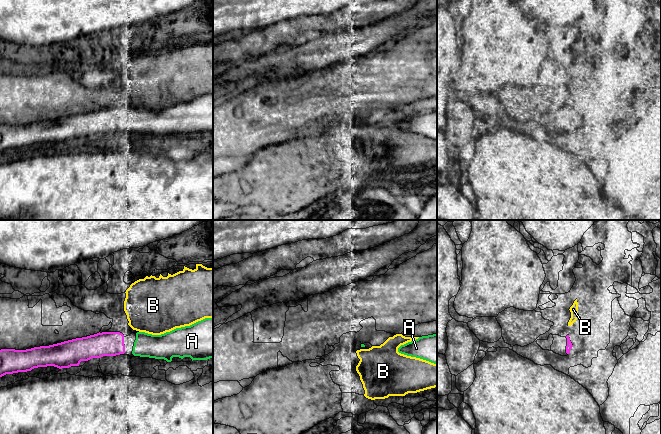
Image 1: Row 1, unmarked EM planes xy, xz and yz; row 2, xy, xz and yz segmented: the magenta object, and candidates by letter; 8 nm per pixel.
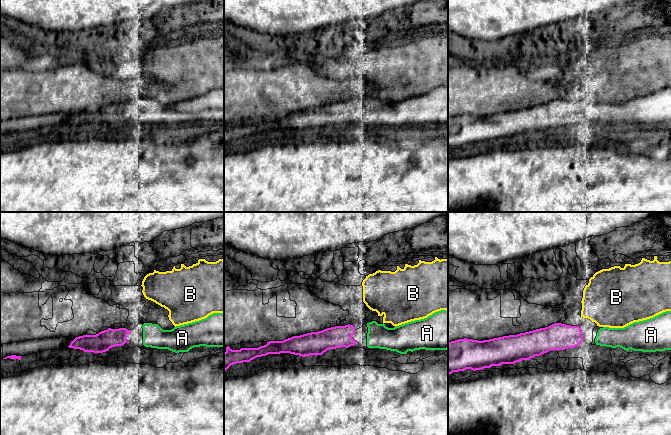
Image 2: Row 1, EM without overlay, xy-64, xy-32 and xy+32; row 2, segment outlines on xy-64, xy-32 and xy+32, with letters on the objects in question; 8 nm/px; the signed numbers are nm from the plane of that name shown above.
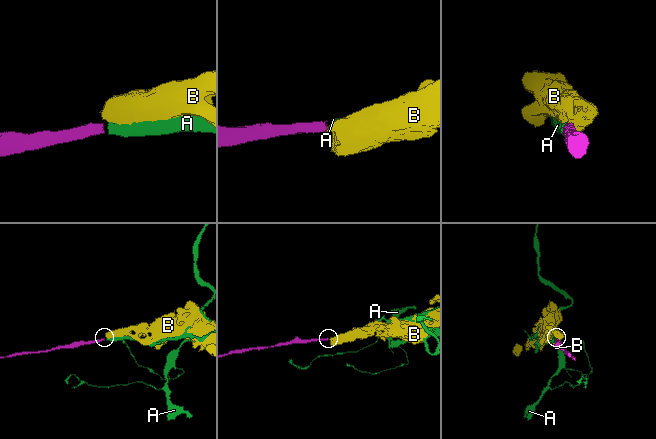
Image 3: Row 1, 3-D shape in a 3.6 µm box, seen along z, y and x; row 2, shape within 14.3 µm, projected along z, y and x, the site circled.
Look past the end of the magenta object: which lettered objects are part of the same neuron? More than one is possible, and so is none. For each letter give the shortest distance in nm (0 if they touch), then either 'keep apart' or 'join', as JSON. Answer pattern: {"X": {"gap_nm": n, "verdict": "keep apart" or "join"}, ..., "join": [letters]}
{"A": {"gap_nm": 60, "verdict": "join"}, "B": {"gap_nm": 80, "verdict": "keep apart"}, "join": ["A"]}

